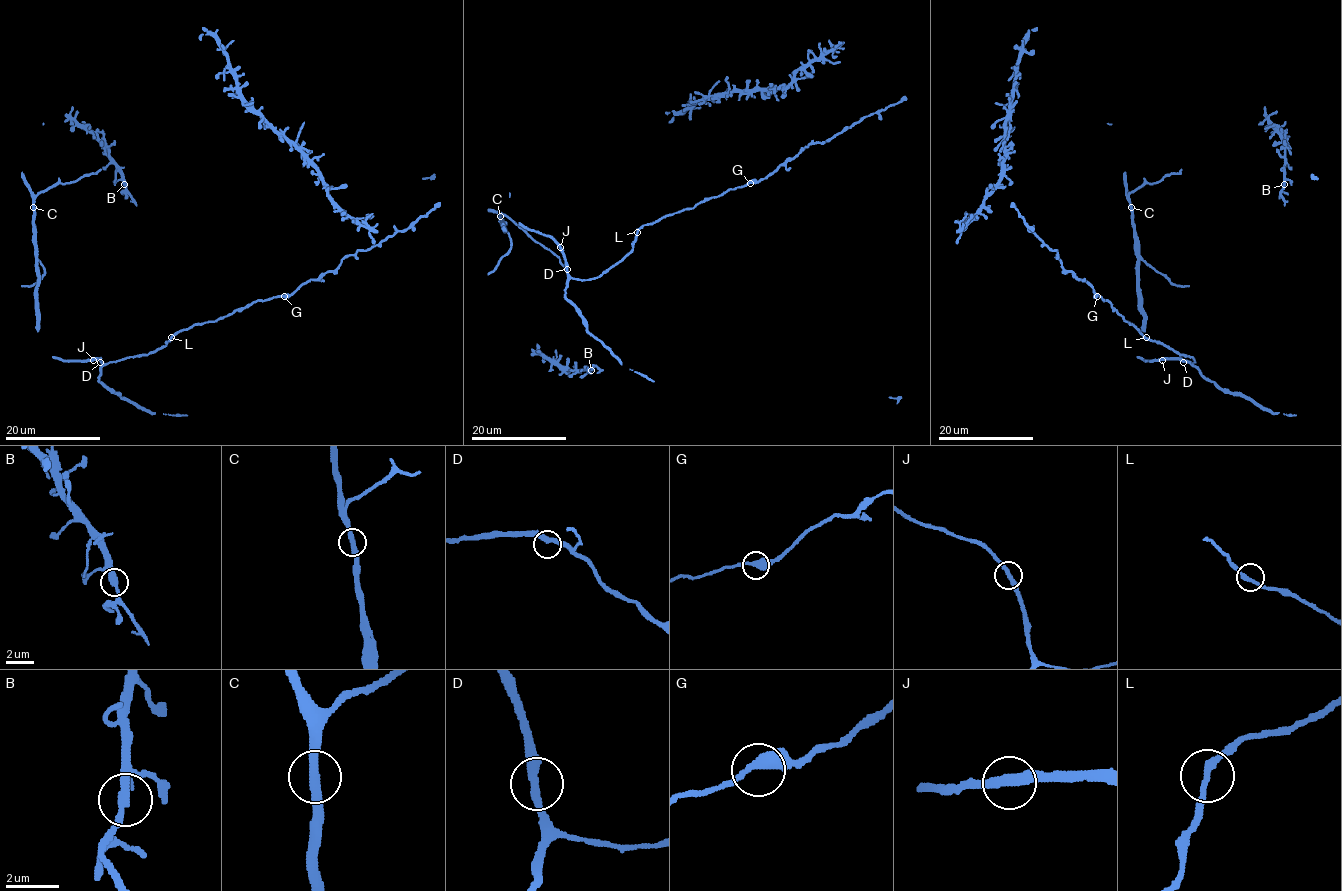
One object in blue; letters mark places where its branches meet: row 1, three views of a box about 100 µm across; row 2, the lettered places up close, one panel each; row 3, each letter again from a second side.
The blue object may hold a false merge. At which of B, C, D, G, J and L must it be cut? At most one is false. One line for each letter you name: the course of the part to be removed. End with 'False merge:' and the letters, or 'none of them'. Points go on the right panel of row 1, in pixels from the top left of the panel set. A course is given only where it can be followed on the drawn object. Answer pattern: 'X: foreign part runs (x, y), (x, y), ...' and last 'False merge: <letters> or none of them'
B: foreign part runs (1284, 184), (1281, 195), (1284, 206)
False merge: B

